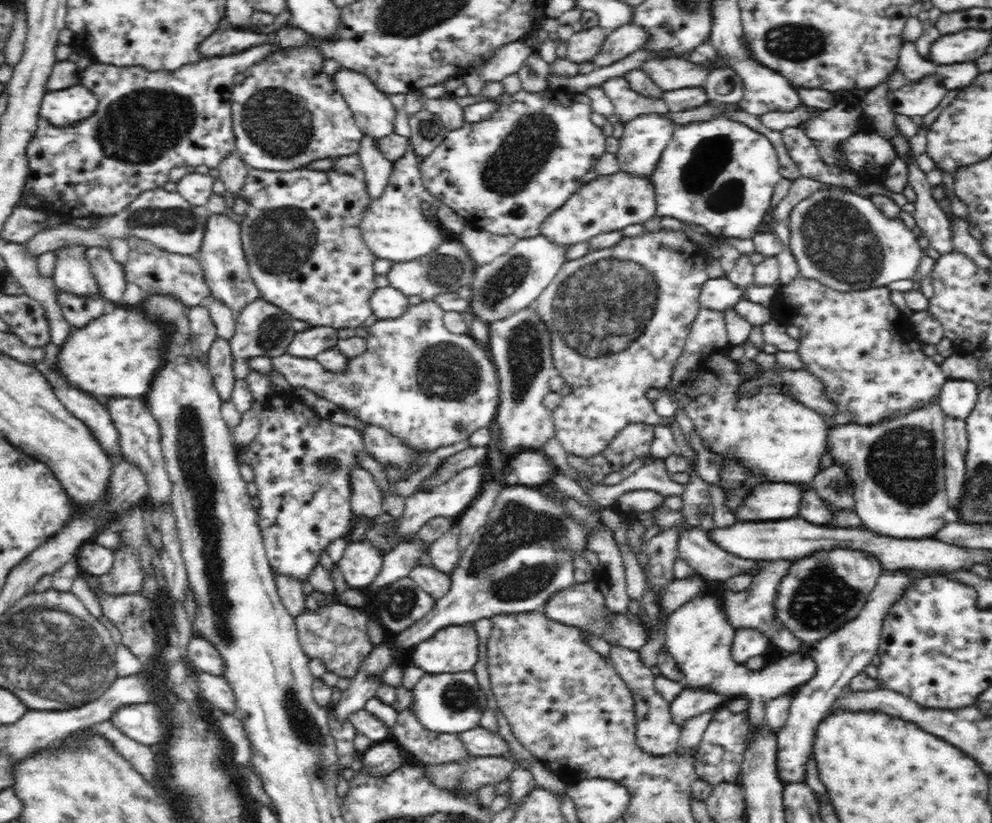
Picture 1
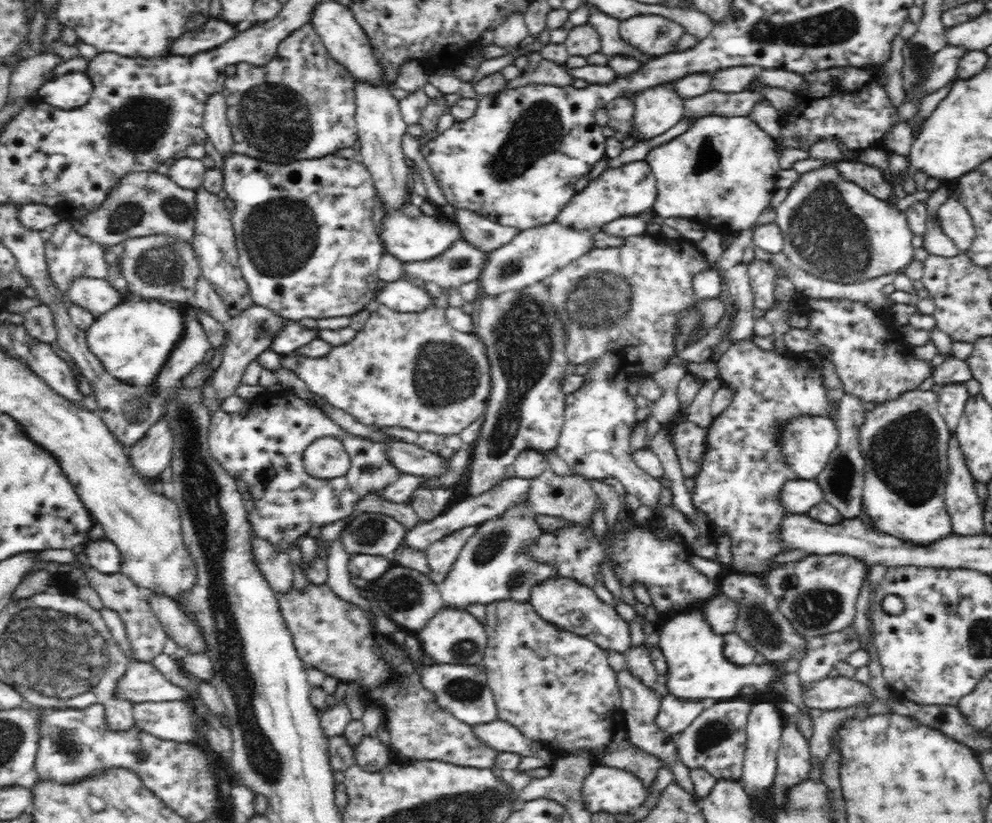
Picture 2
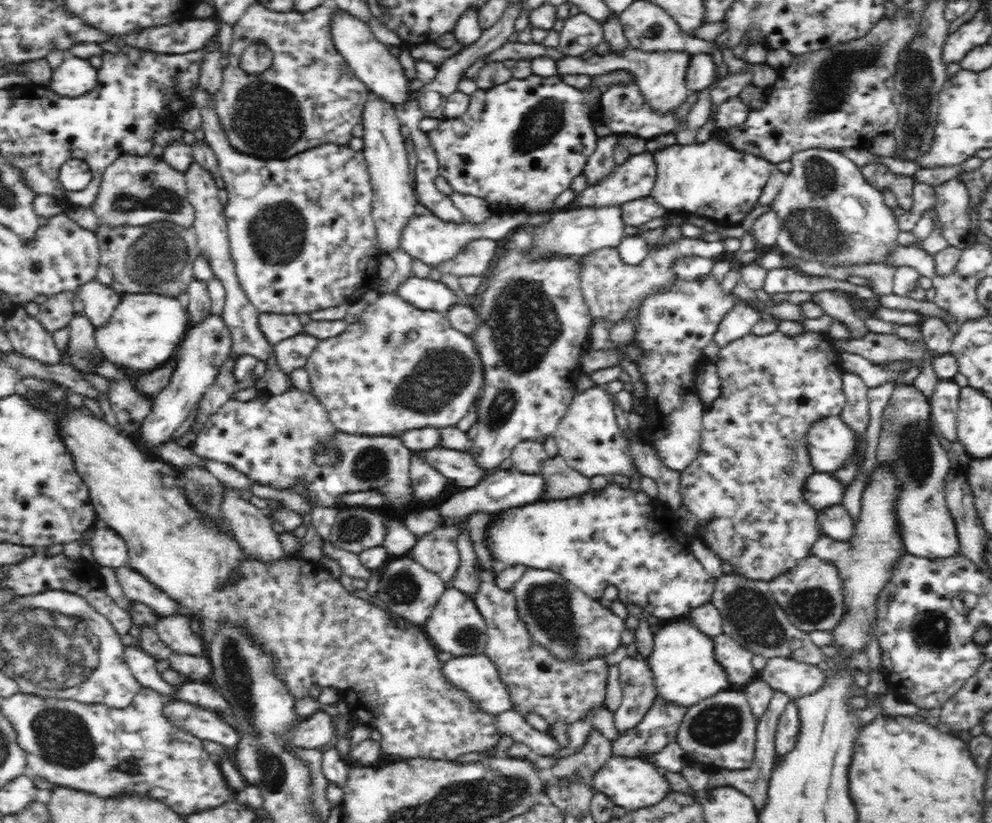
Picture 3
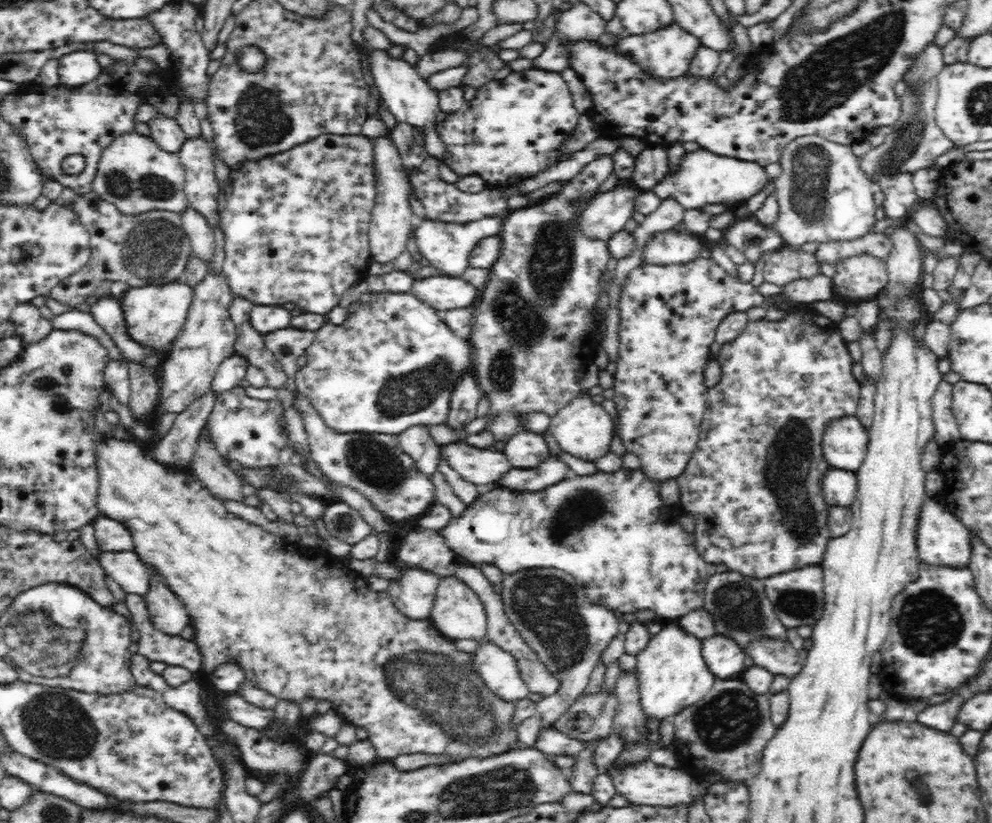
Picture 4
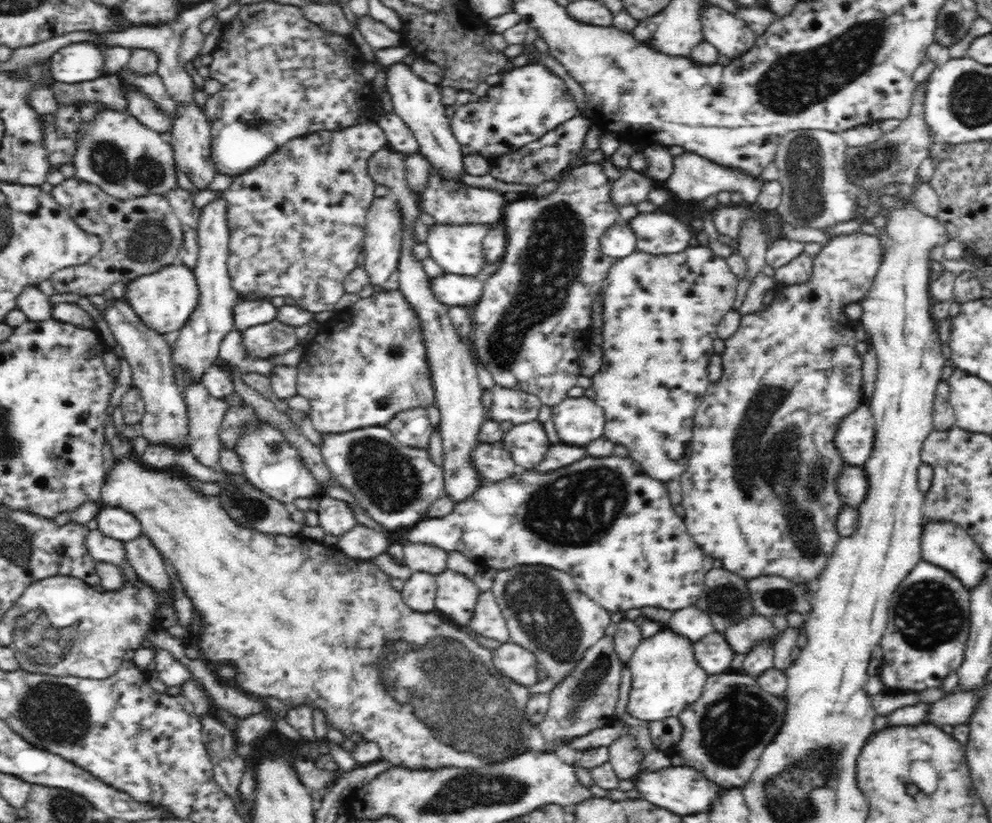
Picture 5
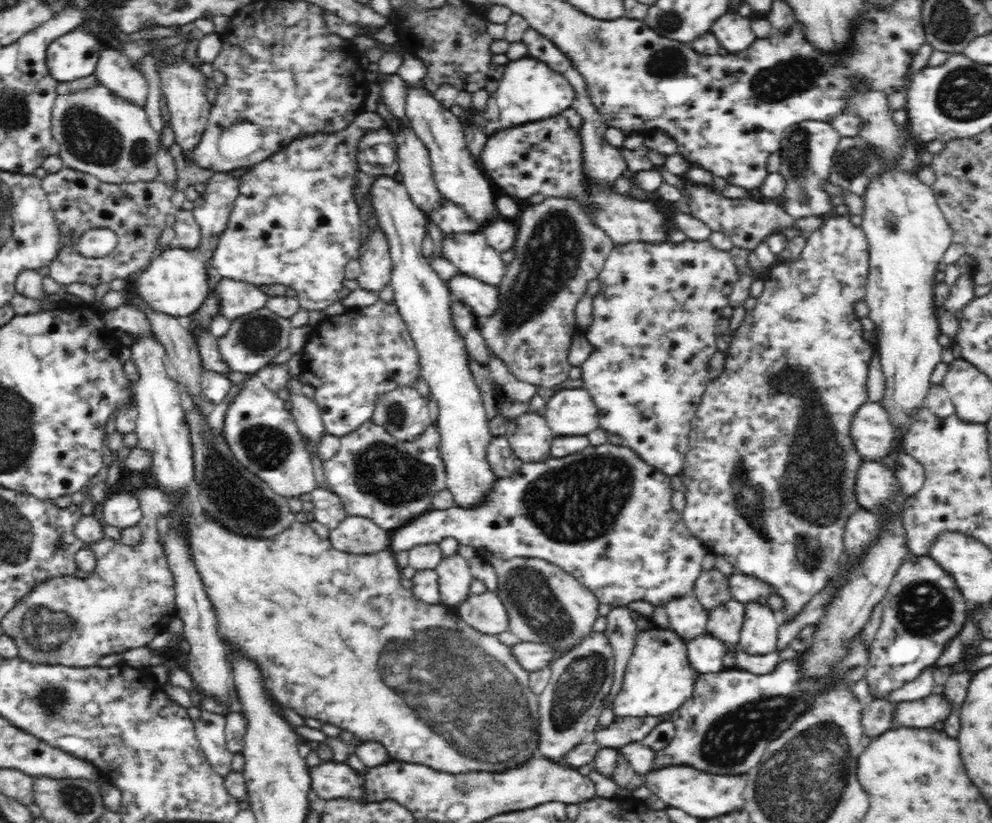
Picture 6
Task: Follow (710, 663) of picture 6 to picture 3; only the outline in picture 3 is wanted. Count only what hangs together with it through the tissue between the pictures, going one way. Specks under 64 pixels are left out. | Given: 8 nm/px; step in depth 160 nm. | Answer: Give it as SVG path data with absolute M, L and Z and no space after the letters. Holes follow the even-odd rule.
M722 633L713 638L714 660L724 668L727 679L734 687L741 688L740 686L758 675L752 667L752 652L738 646L727 634Z

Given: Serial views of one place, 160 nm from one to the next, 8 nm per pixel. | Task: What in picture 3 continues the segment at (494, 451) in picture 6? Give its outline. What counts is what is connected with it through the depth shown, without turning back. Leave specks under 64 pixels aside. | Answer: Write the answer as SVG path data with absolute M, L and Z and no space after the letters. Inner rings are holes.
M438 447L424 450L427 462L441 472L446 479L454 481L459 488L468 489L489 475L482 465L474 459L470 450L454 450L454 448Z

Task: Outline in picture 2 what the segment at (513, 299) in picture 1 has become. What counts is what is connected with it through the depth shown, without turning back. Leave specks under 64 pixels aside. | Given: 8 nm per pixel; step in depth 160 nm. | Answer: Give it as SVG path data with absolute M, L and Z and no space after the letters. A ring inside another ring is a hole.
M552 221L539 227L519 231L519 233L508 243L487 254L485 268L479 276L478 286L482 287L483 296L496 296L500 293L510 291L523 291L526 288L534 288L536 283L548 281L554 272L564 269L591 250L592 235L591 228L566 228L564 224Z

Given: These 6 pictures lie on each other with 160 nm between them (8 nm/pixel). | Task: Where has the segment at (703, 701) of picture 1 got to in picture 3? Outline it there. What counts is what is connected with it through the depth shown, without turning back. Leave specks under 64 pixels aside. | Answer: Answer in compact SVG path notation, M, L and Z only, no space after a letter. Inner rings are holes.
M656 698L638 726L620 733L618 738L612 740L611 754L634 758L640 754L653 755L660 752L675 741L686 709Z

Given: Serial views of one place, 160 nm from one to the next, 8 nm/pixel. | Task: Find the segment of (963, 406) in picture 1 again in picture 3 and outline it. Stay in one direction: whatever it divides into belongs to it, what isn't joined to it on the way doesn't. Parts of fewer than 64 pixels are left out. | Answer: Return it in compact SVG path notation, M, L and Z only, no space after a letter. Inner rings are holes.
M940 380L929 399L930 414L943 436L950 442L957 442L957 408L960 385L954 380Z

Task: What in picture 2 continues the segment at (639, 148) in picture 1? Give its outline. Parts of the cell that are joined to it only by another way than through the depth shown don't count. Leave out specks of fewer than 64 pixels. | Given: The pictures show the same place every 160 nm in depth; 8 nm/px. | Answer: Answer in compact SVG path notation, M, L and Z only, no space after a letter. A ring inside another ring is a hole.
M672 83L642 90L634 100L634 128L628 137L638 144L666 134L682 120L684 102Z

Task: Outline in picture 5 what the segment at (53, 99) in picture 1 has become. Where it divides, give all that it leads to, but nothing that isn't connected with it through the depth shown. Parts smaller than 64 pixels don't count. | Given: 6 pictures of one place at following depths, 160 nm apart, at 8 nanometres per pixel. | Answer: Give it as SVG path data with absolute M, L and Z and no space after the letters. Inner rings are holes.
M75 42L60 48L50 56L53 79L66 84L86 82L105 76L105 54L92 42Z

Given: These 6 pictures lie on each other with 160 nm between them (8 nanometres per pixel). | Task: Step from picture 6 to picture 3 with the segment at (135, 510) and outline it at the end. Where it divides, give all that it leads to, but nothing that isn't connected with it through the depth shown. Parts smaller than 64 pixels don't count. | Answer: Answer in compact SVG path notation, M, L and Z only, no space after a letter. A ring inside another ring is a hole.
M101 524L95 526L94 536L89 541L97 566L110 568L126 565L129 558L127 542L112 528Z

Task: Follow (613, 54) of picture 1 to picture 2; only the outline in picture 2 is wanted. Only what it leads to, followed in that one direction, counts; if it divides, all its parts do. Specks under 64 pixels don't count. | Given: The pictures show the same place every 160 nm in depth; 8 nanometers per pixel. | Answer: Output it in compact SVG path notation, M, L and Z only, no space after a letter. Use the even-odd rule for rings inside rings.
M634 16L619 25L619 35L633 48L650 57L677 52L676 42L685 29L662 16Z

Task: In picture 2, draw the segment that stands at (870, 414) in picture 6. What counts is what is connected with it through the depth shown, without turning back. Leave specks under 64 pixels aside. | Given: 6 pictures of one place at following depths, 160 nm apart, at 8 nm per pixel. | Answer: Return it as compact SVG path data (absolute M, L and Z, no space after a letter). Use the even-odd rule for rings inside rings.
M810 416L810 420L798 420L798 424L790 424L790 436L786 436L786 452L790 452L790 460L794 460L794 473L797 479L814 480L823 469L827 468L829 456L838 444L839 432L836 423L826 416Z

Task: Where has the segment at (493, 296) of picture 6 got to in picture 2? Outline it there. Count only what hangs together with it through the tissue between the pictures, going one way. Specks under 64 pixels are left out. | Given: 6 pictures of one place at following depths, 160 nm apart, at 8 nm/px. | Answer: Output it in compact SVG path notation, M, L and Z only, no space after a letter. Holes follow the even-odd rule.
M400 279L386 283L378 292L375 300L392 311L414 312L433 306L430 295L425 289L418 288L410 281Z

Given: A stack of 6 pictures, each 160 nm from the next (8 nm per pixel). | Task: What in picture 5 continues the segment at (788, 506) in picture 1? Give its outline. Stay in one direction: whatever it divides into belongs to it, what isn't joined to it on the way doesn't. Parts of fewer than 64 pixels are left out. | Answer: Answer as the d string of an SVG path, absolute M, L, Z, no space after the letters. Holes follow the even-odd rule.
M864 465L848 466L839 479L839 494L845 505L858 509L868 497L870 482Z

